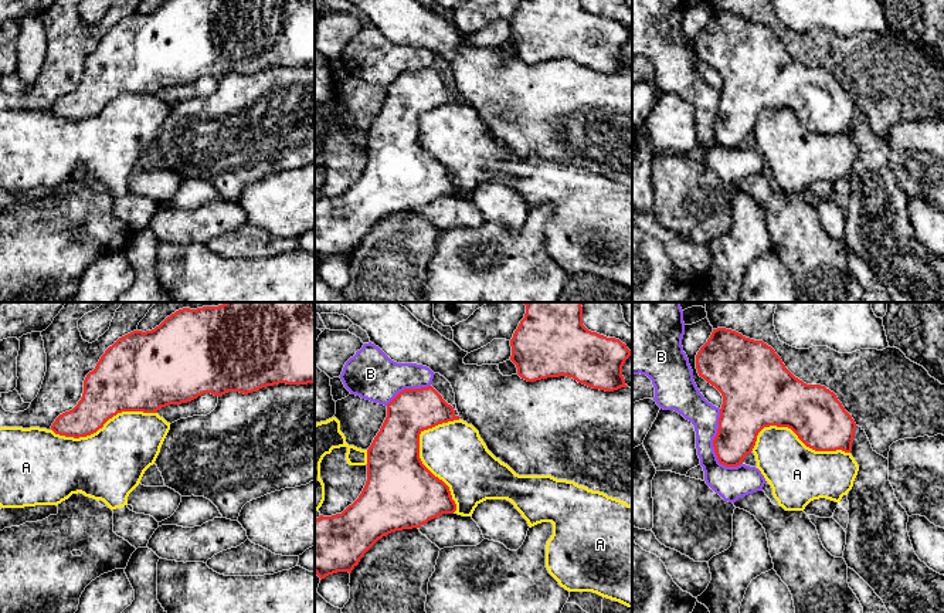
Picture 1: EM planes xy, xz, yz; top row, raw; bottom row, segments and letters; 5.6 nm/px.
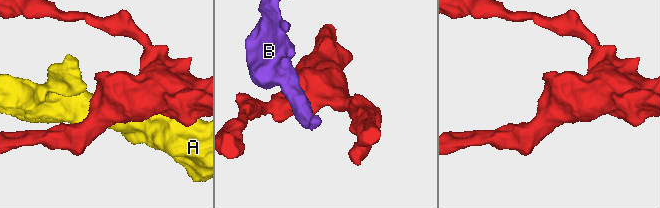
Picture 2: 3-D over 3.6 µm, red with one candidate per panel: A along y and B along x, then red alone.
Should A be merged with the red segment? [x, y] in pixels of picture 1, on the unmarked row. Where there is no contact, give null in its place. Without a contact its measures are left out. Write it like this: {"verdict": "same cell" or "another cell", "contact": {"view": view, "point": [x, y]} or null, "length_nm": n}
{"verdict": "another cell", "contact": {"view": "xz", "point": [418, 136]}, "length_nm": 550}

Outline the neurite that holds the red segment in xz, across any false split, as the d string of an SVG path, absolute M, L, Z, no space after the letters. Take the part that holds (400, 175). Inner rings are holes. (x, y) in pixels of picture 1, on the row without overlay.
M432 68L404 71L387 87L387 99L367 132L367 163L361 176L342 196L315 201L315 255L320 263L337 254L352 255L383 219L420 210L442 196L456 193L449 169L420 140L420 116L459 101Z

